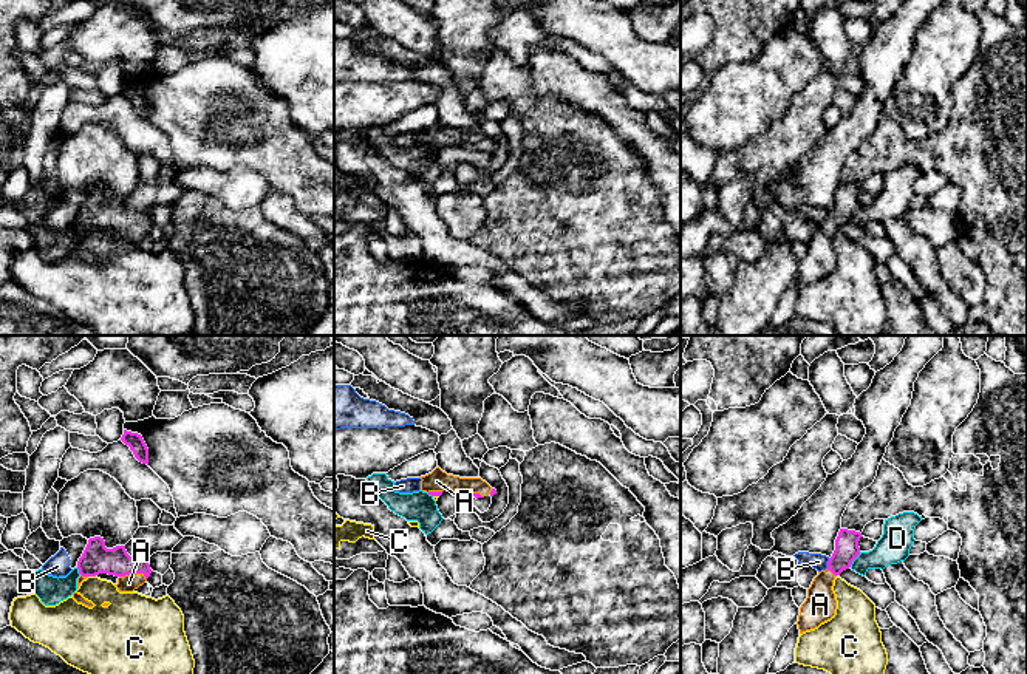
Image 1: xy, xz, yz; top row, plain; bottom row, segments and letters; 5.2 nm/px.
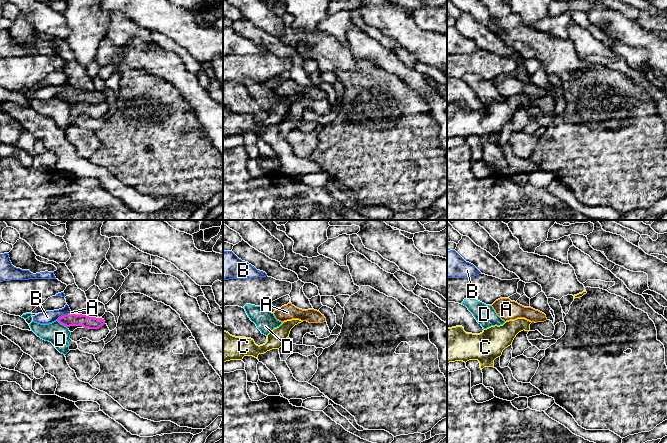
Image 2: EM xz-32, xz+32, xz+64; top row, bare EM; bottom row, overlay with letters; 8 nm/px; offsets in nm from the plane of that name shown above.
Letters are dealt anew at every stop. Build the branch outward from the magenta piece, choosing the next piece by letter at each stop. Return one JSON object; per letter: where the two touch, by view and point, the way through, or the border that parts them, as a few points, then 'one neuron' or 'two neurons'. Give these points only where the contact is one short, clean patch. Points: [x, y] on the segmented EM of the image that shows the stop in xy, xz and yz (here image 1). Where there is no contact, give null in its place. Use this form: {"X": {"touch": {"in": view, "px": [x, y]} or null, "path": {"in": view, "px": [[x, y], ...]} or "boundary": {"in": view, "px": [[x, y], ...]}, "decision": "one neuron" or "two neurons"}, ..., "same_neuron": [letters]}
{"A": {"touch": {"in": "xy", "px": [133, 574]}, "path": {"in": "xy", "px": [[96, 558], [116, 561], [133, 574], [129, 583]]}, "decision": "one neuron"}, "B": {"touch": {"in": "yz", "px": [828, 563]}, "boundary": {"in": "yz", "px": [[829, 558], [826, 568]]}, "decision": "two neurons"}, "C": {"touch": {"in": "xy", "px": [92, 575]}, "boundary": {"in": "xy", "px": [[88, 575], [95, 577]]}, "decision": "two neurons"}, "D": {"touch": {"in": "yz", "px": [854, 558]}, "boundary": {"in": "yz", "px": [[860, 552], [849, 566]]}, "decision": "two neurons"}, "same_neuron": ["A"]}

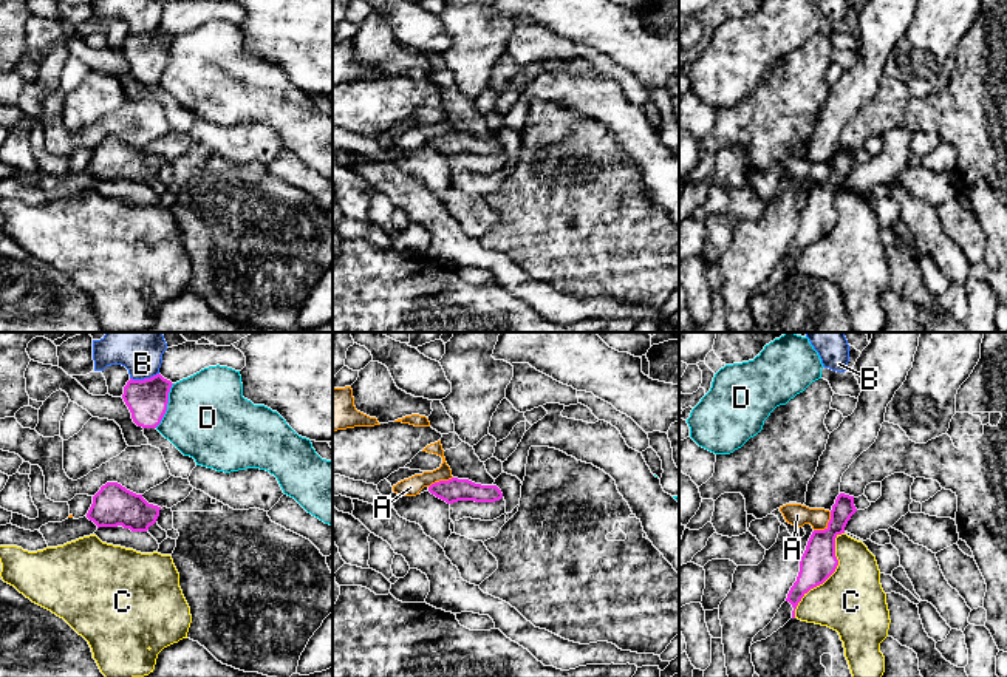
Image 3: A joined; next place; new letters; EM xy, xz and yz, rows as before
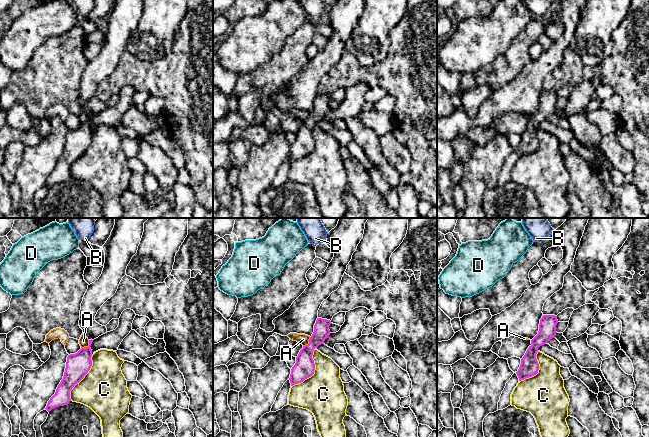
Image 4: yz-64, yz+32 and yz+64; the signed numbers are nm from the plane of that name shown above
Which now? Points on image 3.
{"A": {"touch": {"in": "yz", "px": [828, 526]}, "boundary": {"in": "yz", "px": [[831, 512], [828, 524], [823, 529], [814, 530]]}, "decision": "two neurons"}, "B": {"touch": {"in": "xy", "px": [144, 379]}, "boundary": {"in": "xy", "px": [[158, 373], [143, 379], [130, 379]]}, "decision": "two neurons"}, "C": {"touch": {"in": "yz", "px": [828, 577]}, "decision": "two neurons"}, "D": {"touch": {"in": "xy", "px": [166, 405]}, "boundary": {"in": "xy", "px": [[174, 384], [169, 393], [167, 410], [155, 427]]}, "decision": "two neurons"}, "same_neuron": []}

